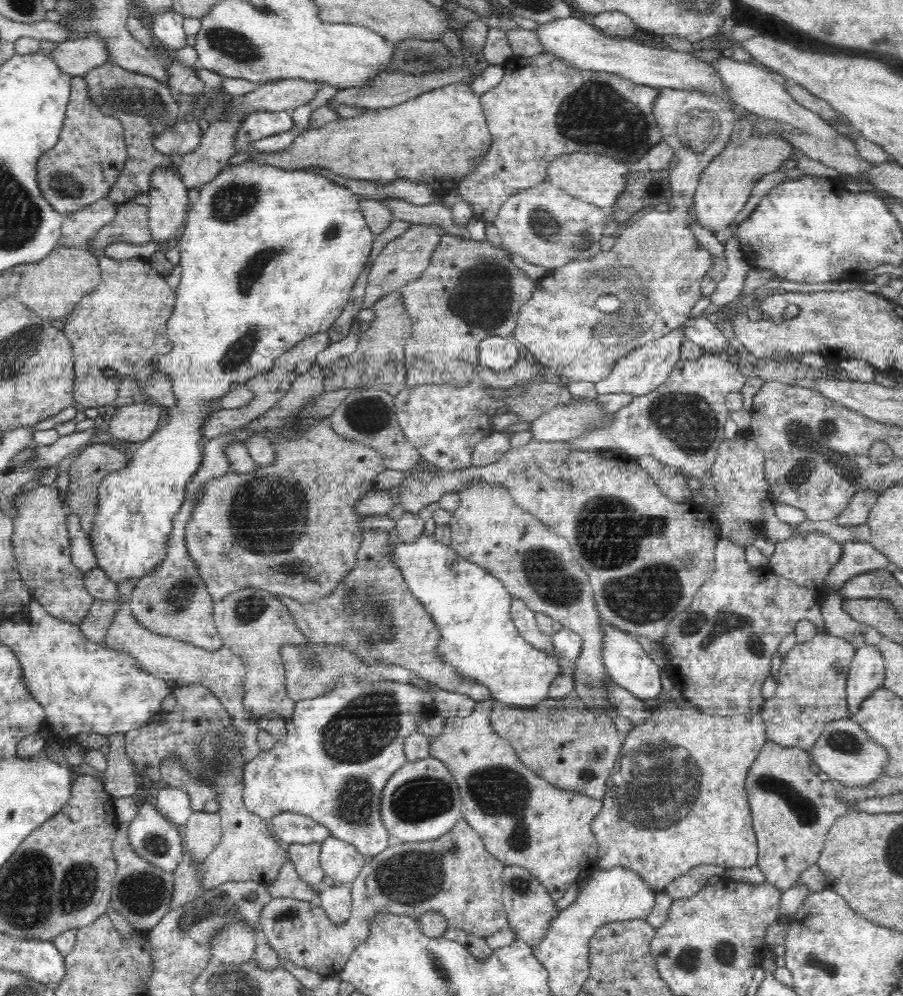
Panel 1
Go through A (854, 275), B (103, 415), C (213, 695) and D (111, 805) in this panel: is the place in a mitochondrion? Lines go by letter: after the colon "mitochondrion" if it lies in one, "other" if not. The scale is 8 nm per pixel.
A: other
B: other
C: other
D: other

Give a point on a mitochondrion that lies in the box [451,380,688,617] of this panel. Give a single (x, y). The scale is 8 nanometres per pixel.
(550, 582)

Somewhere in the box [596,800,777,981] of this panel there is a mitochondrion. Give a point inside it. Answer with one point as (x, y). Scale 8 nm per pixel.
(689, 961)

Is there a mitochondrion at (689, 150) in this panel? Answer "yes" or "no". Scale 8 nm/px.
yes

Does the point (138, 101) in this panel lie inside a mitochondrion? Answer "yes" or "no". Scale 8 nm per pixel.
yes

